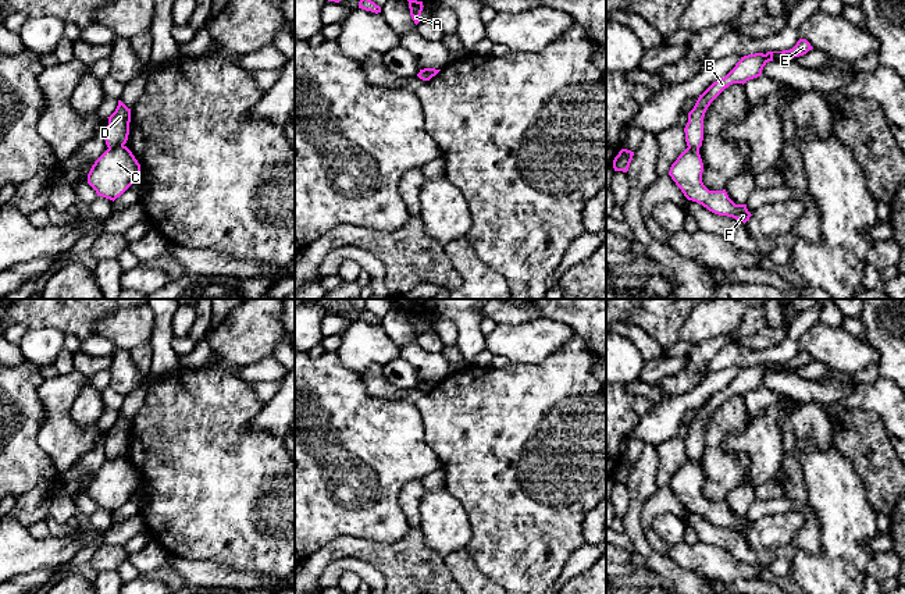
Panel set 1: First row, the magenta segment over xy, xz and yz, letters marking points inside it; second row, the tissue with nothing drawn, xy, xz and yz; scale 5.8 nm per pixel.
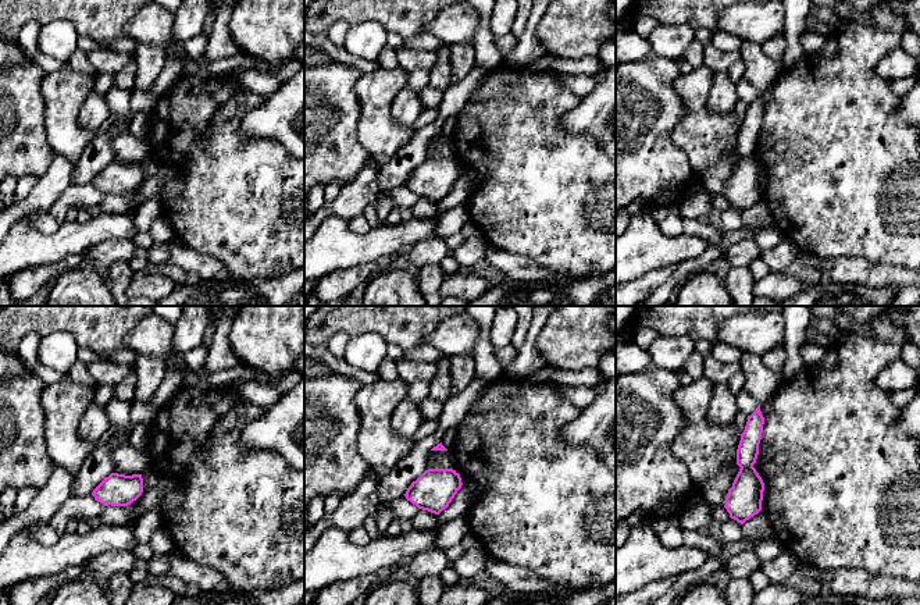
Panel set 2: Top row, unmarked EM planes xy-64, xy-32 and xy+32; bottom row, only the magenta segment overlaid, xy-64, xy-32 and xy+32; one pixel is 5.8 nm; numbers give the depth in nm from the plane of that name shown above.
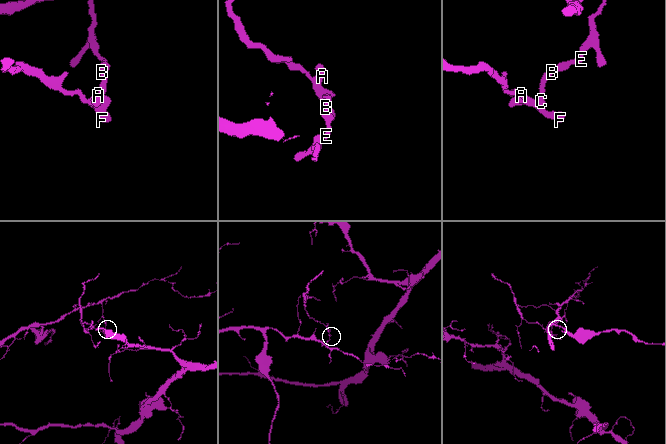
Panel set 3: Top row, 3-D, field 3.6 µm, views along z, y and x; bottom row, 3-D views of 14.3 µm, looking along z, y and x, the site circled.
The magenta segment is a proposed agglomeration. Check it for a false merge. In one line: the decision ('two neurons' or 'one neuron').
two neurons

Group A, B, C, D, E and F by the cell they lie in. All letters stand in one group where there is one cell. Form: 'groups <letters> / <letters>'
groups A C F / B D E

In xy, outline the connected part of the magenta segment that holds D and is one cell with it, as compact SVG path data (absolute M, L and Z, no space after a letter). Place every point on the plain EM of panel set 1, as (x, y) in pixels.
M121 412L115 423L107 428L108 437L104 442L104 452L108 460L124 458L129 447L131 420L128 420Z

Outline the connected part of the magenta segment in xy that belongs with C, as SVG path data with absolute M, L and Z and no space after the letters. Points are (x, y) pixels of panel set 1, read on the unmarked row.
M127 458L107 460L92 477L88 495L97 508L110 512L120 509L136 491L140 476Z

